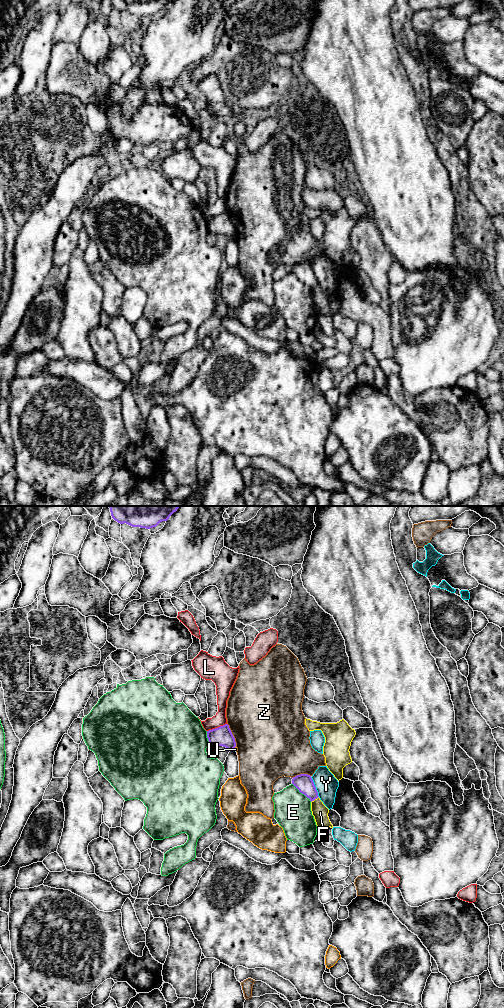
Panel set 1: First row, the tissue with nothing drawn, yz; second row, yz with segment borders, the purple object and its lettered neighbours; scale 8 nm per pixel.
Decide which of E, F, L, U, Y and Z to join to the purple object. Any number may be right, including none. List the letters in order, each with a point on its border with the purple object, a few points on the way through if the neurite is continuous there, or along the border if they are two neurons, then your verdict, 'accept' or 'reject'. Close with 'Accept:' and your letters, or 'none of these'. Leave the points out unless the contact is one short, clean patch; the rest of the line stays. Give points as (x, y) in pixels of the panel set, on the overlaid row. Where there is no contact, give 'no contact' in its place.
E: contact yz (301, 792); reject
F: contact yz (314, 799); border yz (318, 796), (311, 802); reject
L: contact yz (216, 728); reject
U: contact yz (234, 747); border yz (235, 746), (232, 750); reject
Y: contact yz (315, 787); reject
Z: contact yz (232, 735); reject
Accept: none of these

